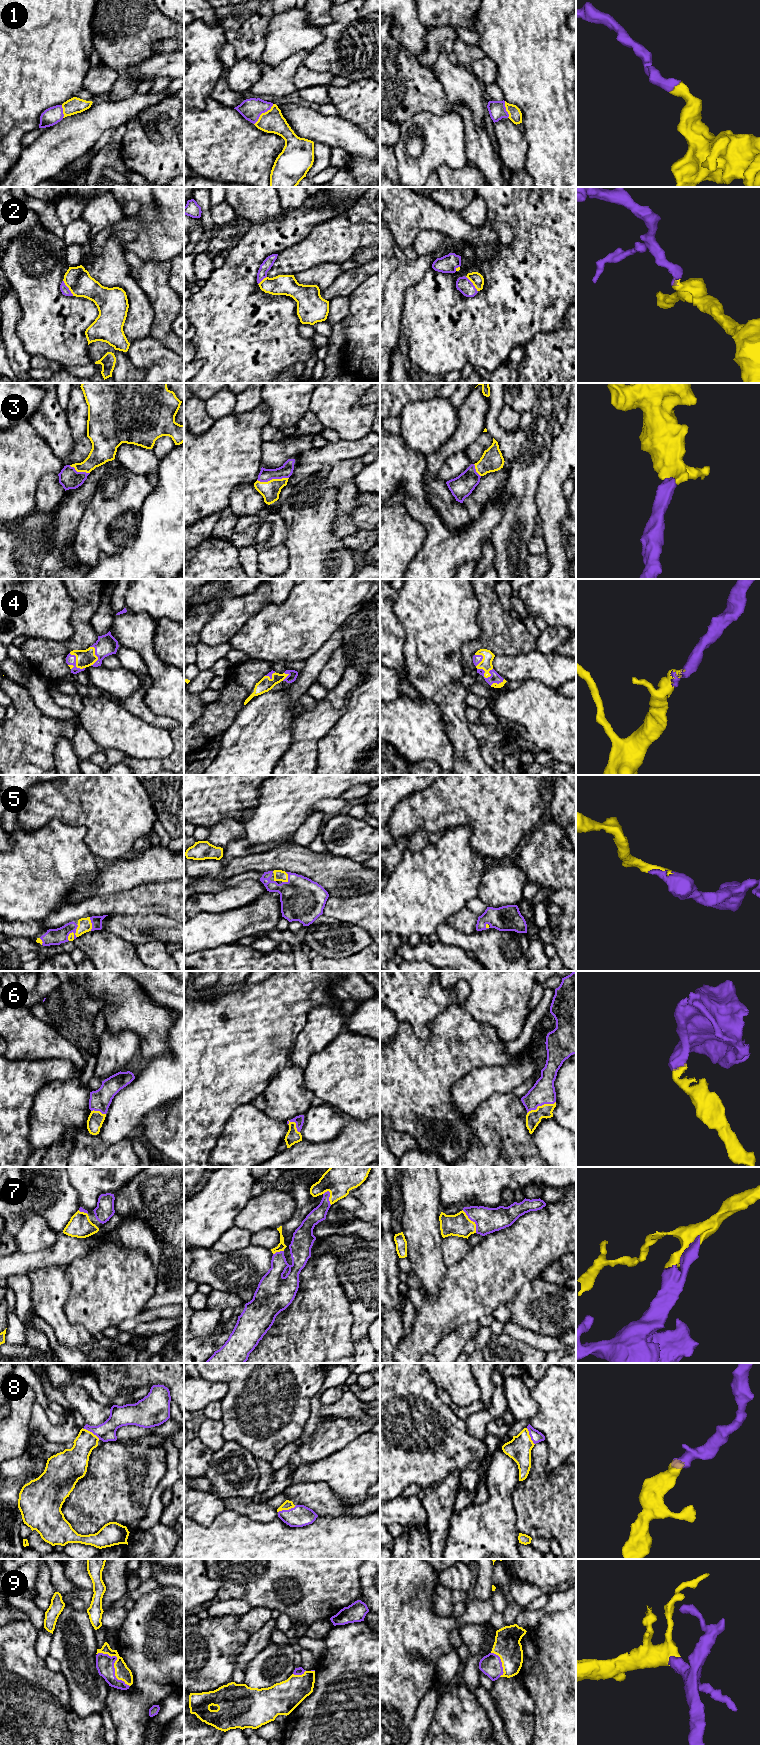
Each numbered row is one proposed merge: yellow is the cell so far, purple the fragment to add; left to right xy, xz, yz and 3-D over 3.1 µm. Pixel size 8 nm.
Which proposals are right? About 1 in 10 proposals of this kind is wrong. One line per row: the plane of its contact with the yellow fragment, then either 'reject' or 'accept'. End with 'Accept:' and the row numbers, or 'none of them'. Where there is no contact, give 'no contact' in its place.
1: meets yellow in xz; accept
2: meets yellow in xy; accept
3: meets yellow in xz; accept
4: meets yellow in xy; accept
5: meets yellow in xz; accept
6: meets yellow in yz; accept
7: meets yellow in yz; accept
8: meets yellow in xy; accept
9: meets yellow in xy; accept
Accept: 1, 2, 3, 4, 5, 6, 7, 8, 9

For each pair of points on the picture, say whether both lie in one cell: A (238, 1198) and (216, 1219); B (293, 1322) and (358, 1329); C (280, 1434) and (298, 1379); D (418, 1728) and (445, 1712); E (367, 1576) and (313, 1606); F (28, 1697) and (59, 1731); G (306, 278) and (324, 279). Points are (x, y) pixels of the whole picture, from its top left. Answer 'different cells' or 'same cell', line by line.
A: same cell
B: different cells
C: same cell
D: different cells
E: different cells
F: same cell
G: same cell

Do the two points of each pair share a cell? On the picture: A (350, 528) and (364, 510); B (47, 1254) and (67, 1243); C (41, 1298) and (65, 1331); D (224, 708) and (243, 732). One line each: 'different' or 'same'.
A: different
B: same
C: same
D: different

